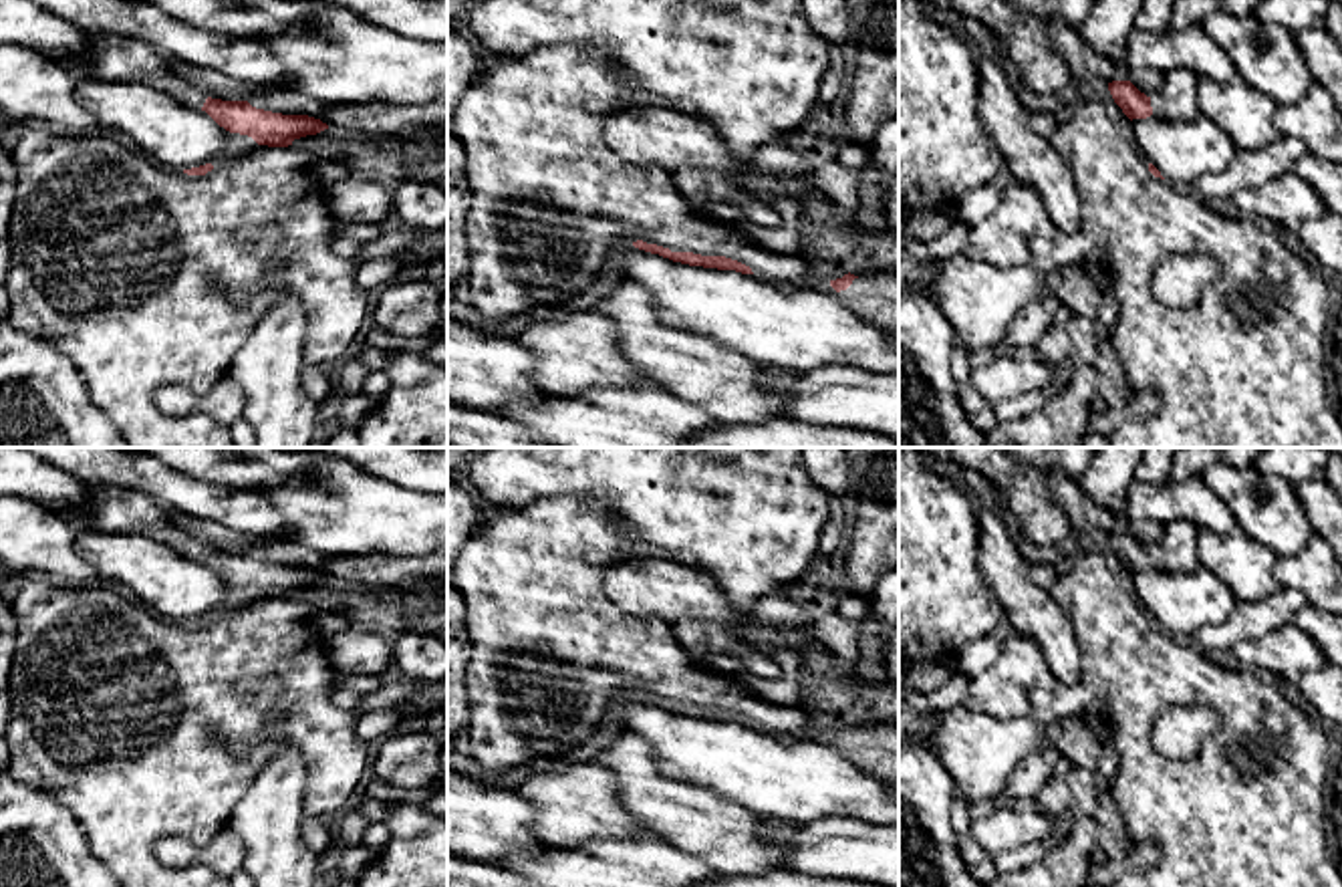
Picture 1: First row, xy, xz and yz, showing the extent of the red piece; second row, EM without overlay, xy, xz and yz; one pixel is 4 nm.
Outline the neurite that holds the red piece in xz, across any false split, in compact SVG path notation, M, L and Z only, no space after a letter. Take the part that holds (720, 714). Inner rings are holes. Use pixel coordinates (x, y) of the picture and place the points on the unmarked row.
M643 691L633 693L635 700L659 706L663 710L669 710L673 714L689 716L689 718L703 718L703 720L717 720L717 722L735 722L742 726L754 726L750 718L725 710L725 708L701 708L693 704L671 704L669 700L657 698L657 695L647 695Z

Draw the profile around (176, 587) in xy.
M89 528L75 534L75 546L103 583L127 587L151 615L183 623L226 607L224 579L206 562L179 554L149 534Z

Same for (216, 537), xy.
M171 510L171 514L177 520L177 528L204 542L206 548L222 552L248 552L254 542L254 536L236 532L224 524L191 518L175 510Z

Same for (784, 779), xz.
M633 695L609 720L645 740L663 774L701 784L766 818L808 825L848 816L899 825L899 798L889 792L889 780L852 764L838 748L673 714Z

